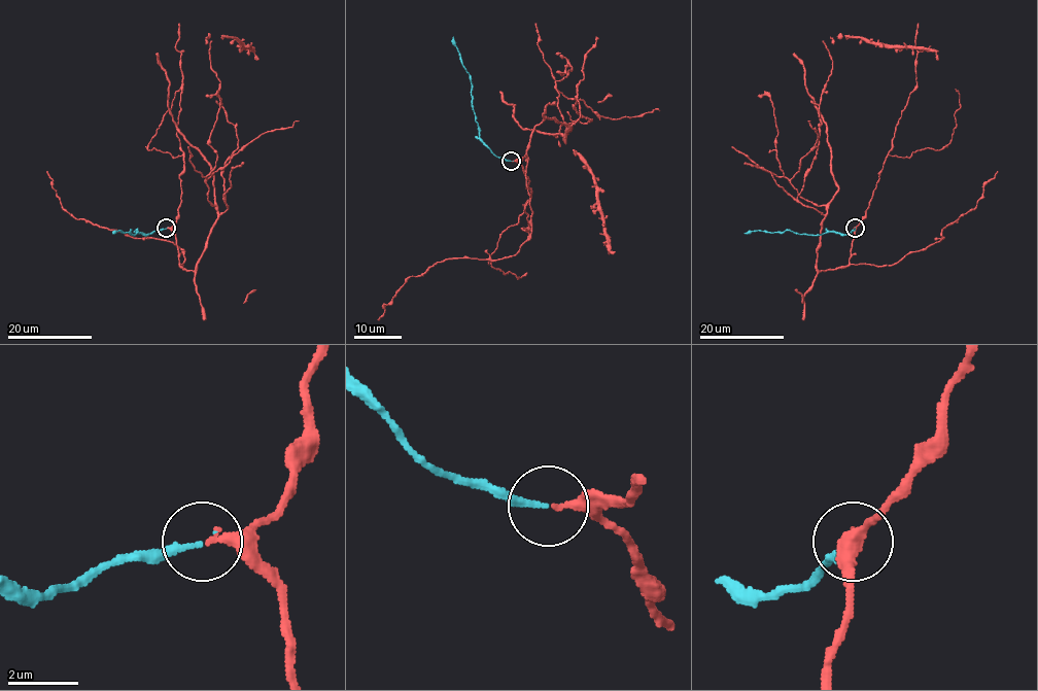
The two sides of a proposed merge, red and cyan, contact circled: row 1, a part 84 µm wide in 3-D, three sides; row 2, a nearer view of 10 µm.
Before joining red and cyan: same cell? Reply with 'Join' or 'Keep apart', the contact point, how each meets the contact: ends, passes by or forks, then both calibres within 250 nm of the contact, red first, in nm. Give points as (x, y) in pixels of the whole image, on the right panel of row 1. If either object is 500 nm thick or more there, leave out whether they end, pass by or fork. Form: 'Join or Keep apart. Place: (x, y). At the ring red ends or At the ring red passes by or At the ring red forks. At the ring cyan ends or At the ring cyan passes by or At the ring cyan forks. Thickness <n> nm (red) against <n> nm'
Join. Place: (855, 228). At the ring red ends. At the ring cyan ends. Thickness 280 nm (red) against 170 nm

